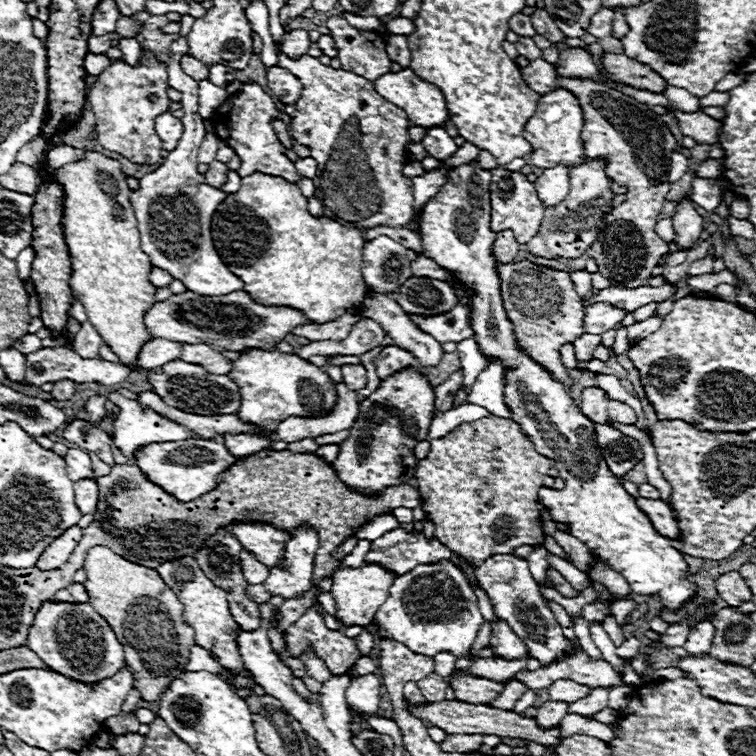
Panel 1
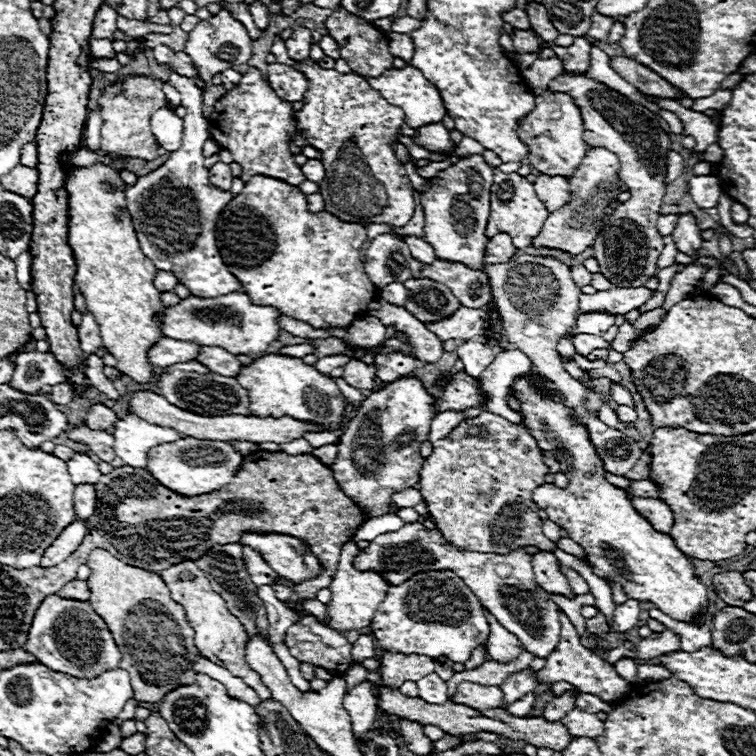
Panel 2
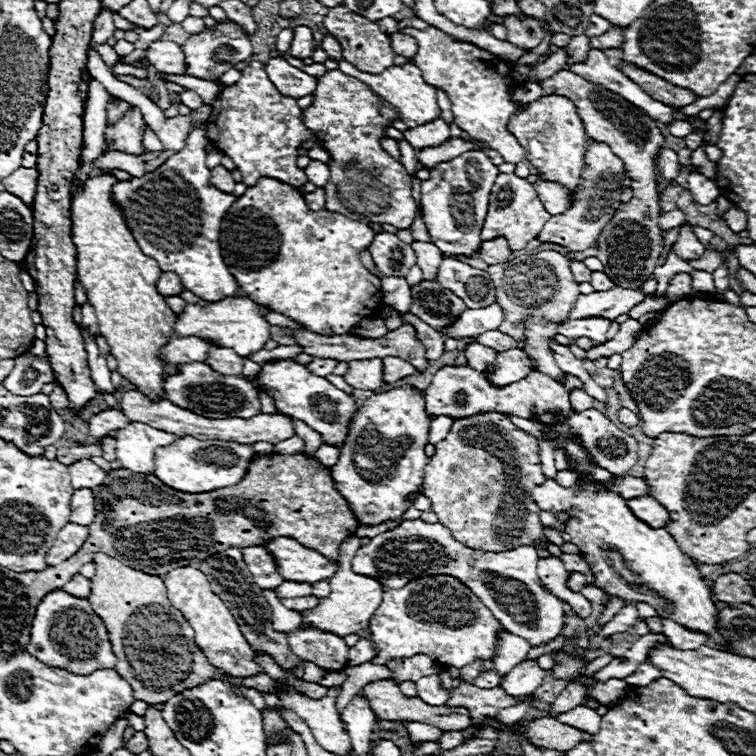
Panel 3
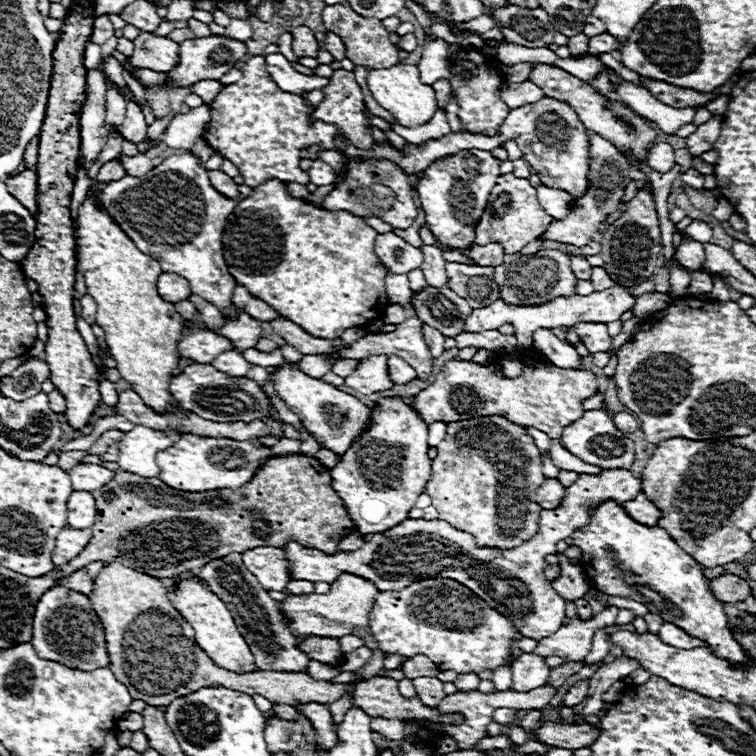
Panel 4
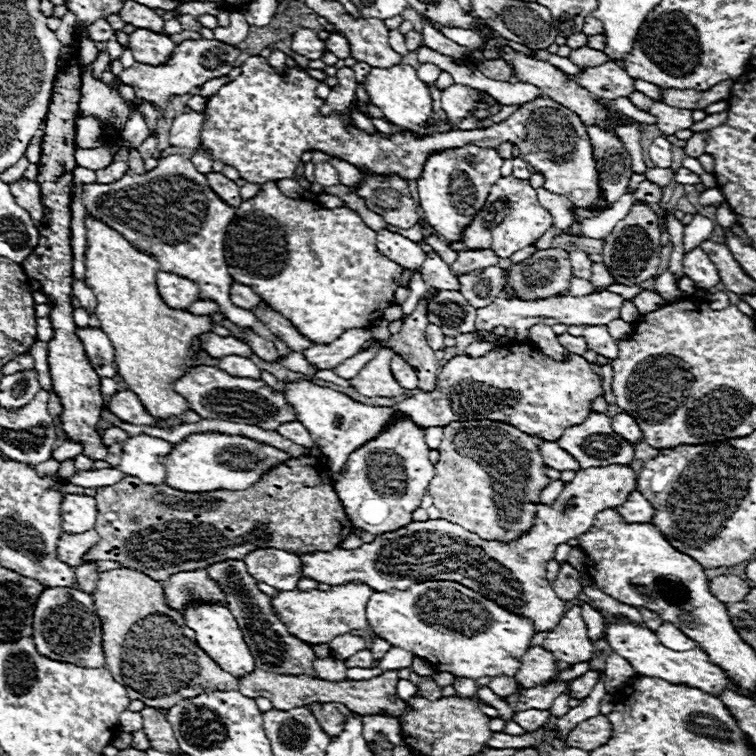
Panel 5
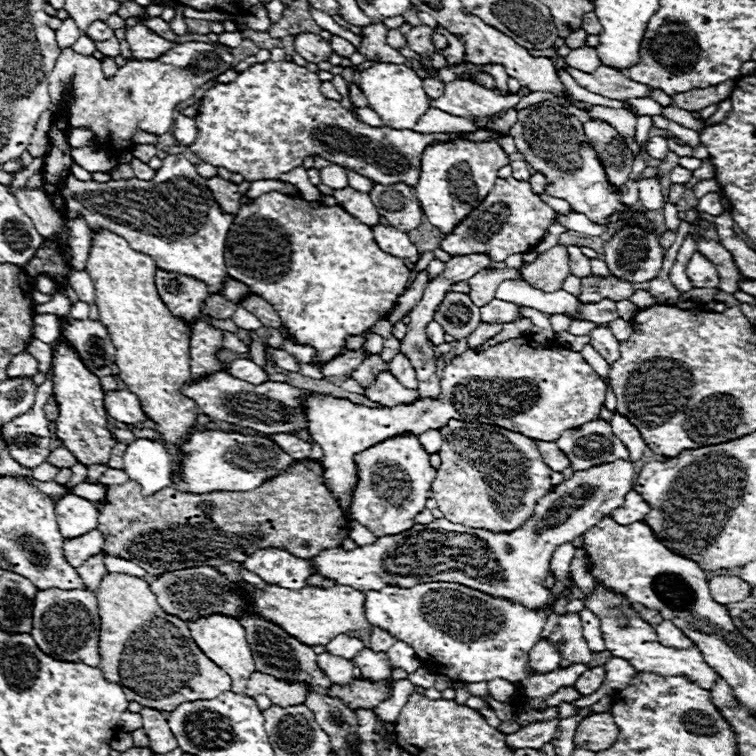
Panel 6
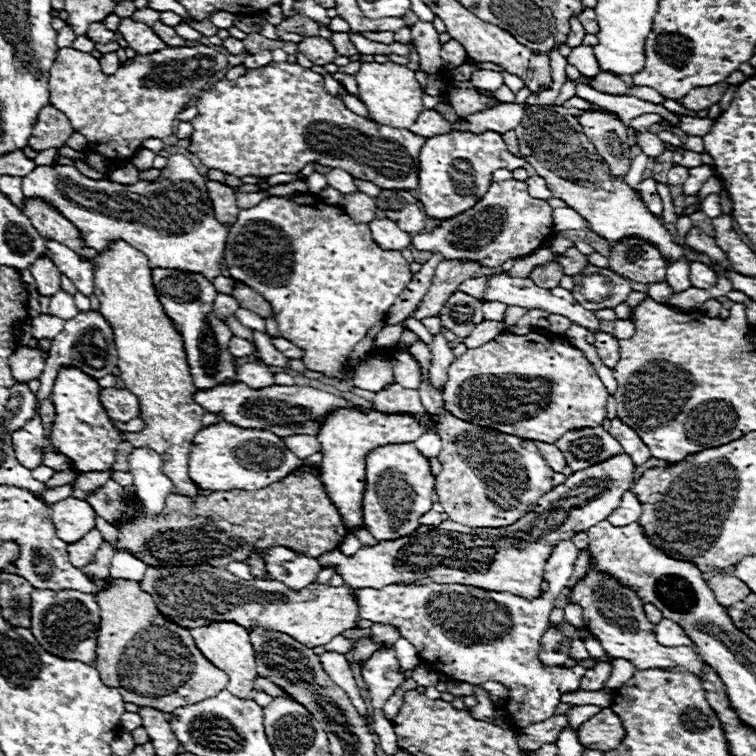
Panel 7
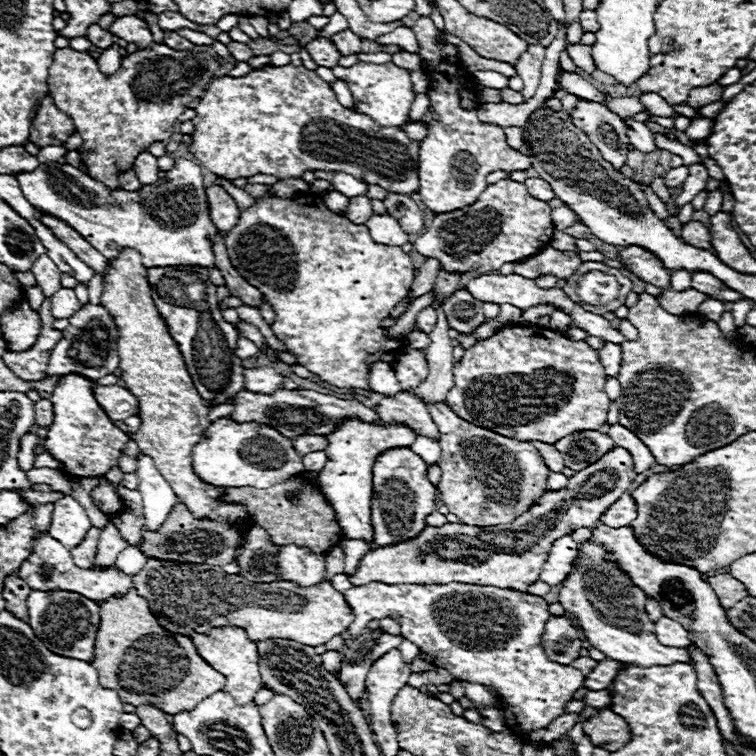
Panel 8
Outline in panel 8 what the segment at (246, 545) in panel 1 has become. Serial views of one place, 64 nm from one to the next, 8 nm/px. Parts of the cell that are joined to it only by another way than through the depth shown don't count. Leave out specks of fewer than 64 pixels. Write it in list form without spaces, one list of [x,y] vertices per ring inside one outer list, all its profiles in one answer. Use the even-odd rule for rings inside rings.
[[[620,448],[608,452],[600,462],[594,462],[592,466],[576,472],[572,478],[568,478],[568,486],[556,492],[546,492],[536,506],[532,506],[528,512],[524,512],[520,518],[516,518],[510,524],[504,526],[466,526],[448,522],[440,528],[426,526],[416,538],[410,538],[406,542],[394,544],[394,546],[378,546],[370,552],[366,552],[352,576],[348,580],[354,586],[370,584],[370,582],[384,582],[384,584],[428,584],[428,582],[468,582],[478,586],[494,586],[494,588],[510,588],[516,592],[528,592],[528,586],[540,580],[542,564],[546,562],[552,542],[556,542],[562,536],[572,534],[578,528],[592,528],[596,522],[600,522],[600,516],[616,502],[634,482],[634,462],[632,454],[628,450]]]

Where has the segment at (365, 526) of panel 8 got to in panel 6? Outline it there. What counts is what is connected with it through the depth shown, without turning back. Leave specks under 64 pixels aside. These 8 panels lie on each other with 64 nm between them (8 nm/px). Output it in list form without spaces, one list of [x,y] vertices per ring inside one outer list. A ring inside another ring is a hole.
[[[530,336],[512,338],[508,342],[490,346],[486,352],[476,354],[474,350],[466,350],[464,354],[452,358],[440,372],[440,384],[442,388],[448,388],[448,398],[440,394],[438,398],[418,398],[412,404],[404,406],[392,406],[392,408],[368,408],[362,404],[354,404],[346,398],[336,398],[332,394],[310,394],[302,398],[304,414],[308,418],[308,430],[316,444],[324,450],[324,456],[320,464],[324,466],[324,482],[336,494],[336,500],[340,502],[344,514],[348,514],[348,492],[356,484],[356,466],[354,466],[354,454],[366,450],[368,446],[374,446],[376,442],[382,442],[384,438],[390,438],[392,434],[422,434],[430,428],[442,428],[448,424],[448,420],[462,420],[462,422],[482,422],[482,424],[496,424],[504,426],[508,430],[516,430],[528,438],[554,442],[562,436],[564,430],[582,426],[584,422],[590,422],[592,418],[600,416],[600,406],[604,404],[606,396],[606,384],[604,380],[590,368],[590,364],[580,356],[580,352],[570,352],[562,346],[542,348],[536,344]]]

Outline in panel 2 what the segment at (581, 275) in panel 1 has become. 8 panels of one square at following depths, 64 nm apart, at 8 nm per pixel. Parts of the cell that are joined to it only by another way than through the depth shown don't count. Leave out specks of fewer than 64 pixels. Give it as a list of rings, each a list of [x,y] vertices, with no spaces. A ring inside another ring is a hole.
[[[574,266],[574,268],[572,268],[572,280],[576,282],[578,288],[590,284],[590,278],[592,278],[592,274],[590,274],[584,266]]]

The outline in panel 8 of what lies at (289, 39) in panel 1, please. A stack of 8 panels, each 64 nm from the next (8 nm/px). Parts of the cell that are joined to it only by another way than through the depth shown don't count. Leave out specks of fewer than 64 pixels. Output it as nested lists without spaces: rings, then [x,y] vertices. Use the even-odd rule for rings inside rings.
[[[314,38],[312,42],[308,42],[308,44],[304,46],[304,50],[310,54],[310,58],[312,58],[318,66],[326,66],[326,68],[336,66],[336,64],[338,64],[338,58],[342,56],[328,38]]]

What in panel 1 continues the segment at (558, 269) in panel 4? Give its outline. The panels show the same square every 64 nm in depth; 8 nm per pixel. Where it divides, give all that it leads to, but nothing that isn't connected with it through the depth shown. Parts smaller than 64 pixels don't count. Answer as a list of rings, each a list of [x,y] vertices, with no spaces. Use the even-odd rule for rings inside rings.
[[[530,260],[500,264],[498,270],[500,282],[504,282],[504,306],[508,306],[508,316],[516,326],[516,338],[520,338],[520,346],[524,346],[524,352],[532,354],[532,358],[536,358],[536,362],[542,366],[548,366],[548,370],[552,370],[552,374],[556,374],[556,378],[568,386],[570,380],[566,376],[566,368],[558,358],[558,348],[562,344],[574,342],[584,334],[586,314],[586,308],[574,290],[570,274],[536,266]]]

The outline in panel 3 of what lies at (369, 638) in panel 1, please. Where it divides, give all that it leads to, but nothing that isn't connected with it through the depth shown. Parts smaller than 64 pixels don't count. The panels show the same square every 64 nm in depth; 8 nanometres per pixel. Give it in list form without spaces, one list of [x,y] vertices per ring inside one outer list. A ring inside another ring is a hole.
[[[360,638],[360,640],[356,642],[356,646],[350,648],[350,654],[348,654],[350,664],[348,664],[348,666],[360,666],[360,664],[372,660],[374,656],[376,656],[376,650],[374,650],[372,642],[370,642],[368,638]]]

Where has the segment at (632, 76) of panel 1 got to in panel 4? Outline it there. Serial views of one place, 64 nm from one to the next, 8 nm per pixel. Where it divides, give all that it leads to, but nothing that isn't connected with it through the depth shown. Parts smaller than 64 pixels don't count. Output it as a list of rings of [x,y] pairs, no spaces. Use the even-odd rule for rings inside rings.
[[[642,78],[644,88],[650,90],[650,94],[654,98],[658,98],[660,102],[672,106],[672,108],[686,108],[686,106],[704,106],[706,102],[710,102],[718,90],[714,90],[712,94],[696,94],[694,90],[680,90],[676,86],[668,86],[666,82],[654,82],[652,78]]]

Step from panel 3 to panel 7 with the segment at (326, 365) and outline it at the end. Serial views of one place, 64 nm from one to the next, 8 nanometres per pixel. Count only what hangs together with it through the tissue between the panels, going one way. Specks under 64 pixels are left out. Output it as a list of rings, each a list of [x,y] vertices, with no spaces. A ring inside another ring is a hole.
[[[254,332],[254,338],[256,338],[256,346],[258,346],[258,350],[260,350],[260,356],[262,356],[262,362],[264,362],[264,364],[268,364],[268,366],[284,366],[284,368],[288,368],[288,358],[272,346],[268,334]]]

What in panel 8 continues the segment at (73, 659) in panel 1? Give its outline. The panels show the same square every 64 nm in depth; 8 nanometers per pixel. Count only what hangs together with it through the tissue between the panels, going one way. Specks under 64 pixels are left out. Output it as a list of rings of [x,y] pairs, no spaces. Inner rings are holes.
[[[32,590],[28,596],[28,612],[30,612],[30,626],[34,634],[44,642],[44,646],[60,656],[78,658],[84,662],[92,662],[94,658],[94,644],[96,644],[96,632],[100,624],[100,606],[84,598],[76,592],[56,590],[56,592],[40,592]]]

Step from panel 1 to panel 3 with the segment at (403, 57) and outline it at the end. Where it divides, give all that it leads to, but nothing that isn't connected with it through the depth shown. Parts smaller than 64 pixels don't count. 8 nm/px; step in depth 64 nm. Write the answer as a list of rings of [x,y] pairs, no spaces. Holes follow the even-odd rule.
[[[402,32],[390,34],[390,44],[398,56],[406,56],[406,58],[412,58],[416,54],[416,48],[418,48],[416,40],[408,34],[402,34]]]

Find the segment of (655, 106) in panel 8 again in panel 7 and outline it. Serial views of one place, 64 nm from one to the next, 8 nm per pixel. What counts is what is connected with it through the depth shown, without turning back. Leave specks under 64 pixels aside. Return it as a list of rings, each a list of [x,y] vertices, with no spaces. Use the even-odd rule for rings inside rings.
[[[566,64],[566,76],[572,80],[580,80],[580,82],[592,86],[594,90],[598,90],[602,94],[610,94],[610,96],[636,96],[640,100],[648,100],[648,102],[656,102],[656,104],[662,104],[662,100],[664,100],[654,90],[648,90],[646,86],[628,86],[620,76],[616,76],[612,72],[604,72],[604,70],[600,70],[594,78],[588,78],[582,72],[578,72],[574,66]]]

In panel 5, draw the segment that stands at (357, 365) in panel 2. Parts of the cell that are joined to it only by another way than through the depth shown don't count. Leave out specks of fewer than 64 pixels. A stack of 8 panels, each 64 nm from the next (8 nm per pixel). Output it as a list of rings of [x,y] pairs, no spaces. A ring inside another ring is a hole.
[[[380,350],[354,378],[350,378],[350,384],[364,396],[398,396],[406,390],[398,386],[398,382],[392,378],[390,372],[390,360],[394,352],[392,350]]]

